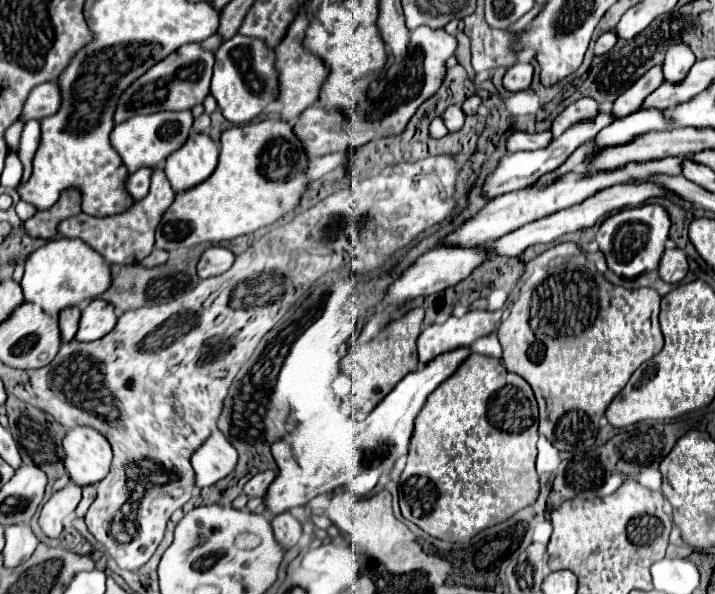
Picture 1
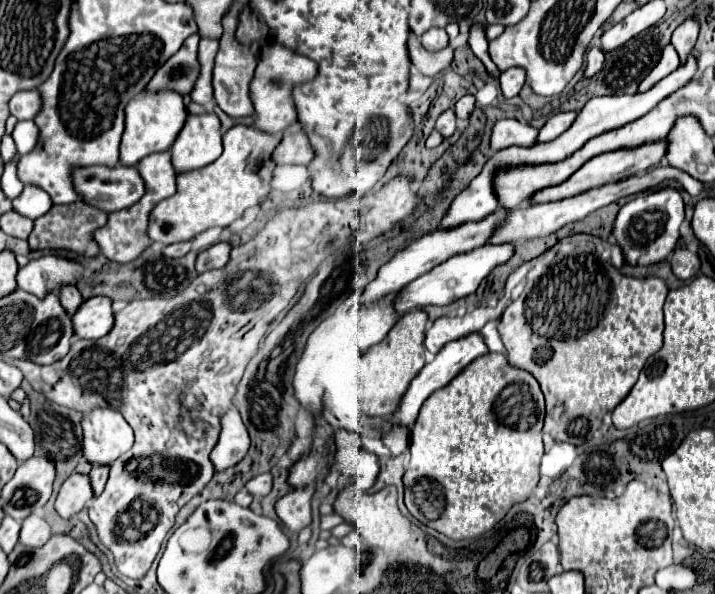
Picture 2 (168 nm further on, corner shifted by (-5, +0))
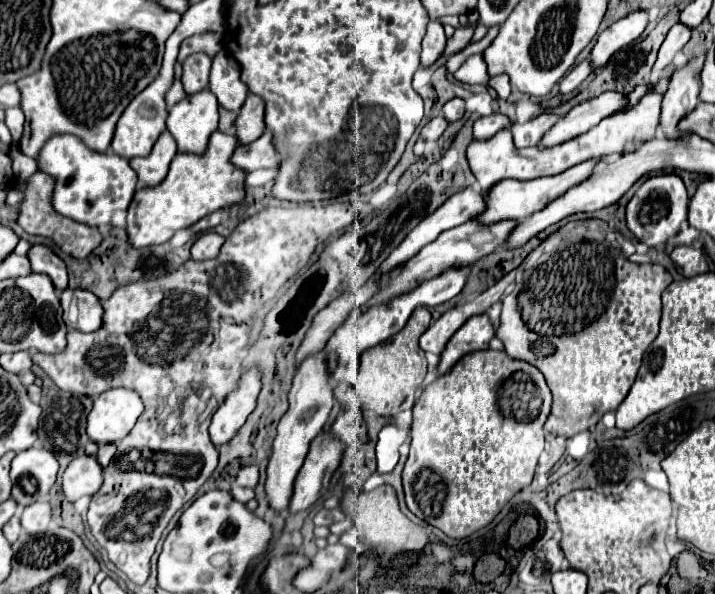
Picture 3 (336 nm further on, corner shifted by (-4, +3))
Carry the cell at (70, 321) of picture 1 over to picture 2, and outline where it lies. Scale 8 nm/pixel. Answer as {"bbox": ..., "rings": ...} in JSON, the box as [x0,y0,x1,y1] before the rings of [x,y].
{"bbox":[57,284,83,314],"rings":[[[67,284],[65,288],[61,288],[61,292],[57,292],[57,294],[59,294],[59,300],[61,300],[61,306],[63,306],[69,314],[73,314],[73,312],[79,308],[79,304],[83,302],[79,290],[77,290],[75,286],[71,286],[71,284]]]}

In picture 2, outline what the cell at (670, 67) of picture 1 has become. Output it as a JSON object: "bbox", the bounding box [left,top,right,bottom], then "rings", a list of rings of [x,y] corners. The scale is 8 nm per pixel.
{"bbox":[671,18,699,62],"rings":[[[693,18],[683,20],[683,22],[675,28],[673,38],[671,38],[671,44],[675,46],[681,62],[687,60],[689,52],[693,50],[695,42],[697,42],[697,36],[699,36],[699,24],[697,24],[697,20],[693,20]]]}

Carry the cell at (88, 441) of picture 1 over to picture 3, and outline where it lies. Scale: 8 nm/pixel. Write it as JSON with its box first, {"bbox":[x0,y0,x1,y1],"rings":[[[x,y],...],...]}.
{"bbox":[86,389,144,445],"rings":[[[110,389],[98,395],[88,413],[86,433],[96,445],[122,441],[134,427],[144,405],[136,393],[128,389]]]}

